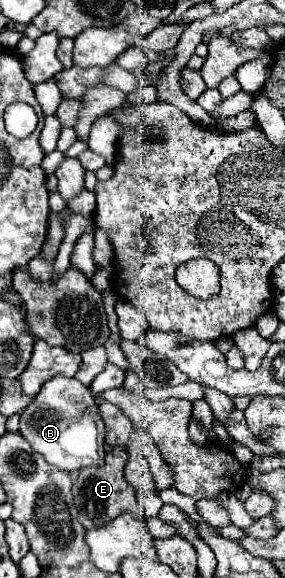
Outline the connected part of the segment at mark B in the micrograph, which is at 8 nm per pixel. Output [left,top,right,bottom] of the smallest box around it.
[20,377,104,471]

